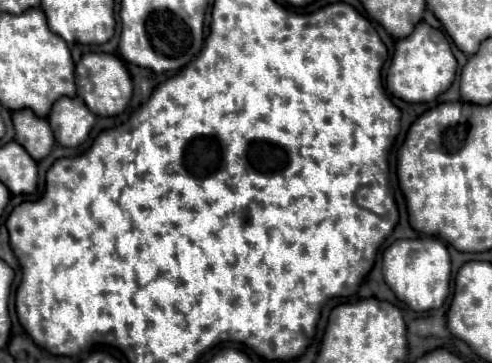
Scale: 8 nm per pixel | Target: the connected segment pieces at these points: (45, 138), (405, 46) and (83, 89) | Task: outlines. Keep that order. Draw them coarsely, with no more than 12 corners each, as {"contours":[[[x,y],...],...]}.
{"contours":[[[29,108],[13,112],[15,140],[33,160],[45,158],[53,132]],[[439,28],[395,44],[387,92],[431,102],[457,72]],[[84,54],[77,96],[97,116],[121,114],[133,94],[115,54]]]}

